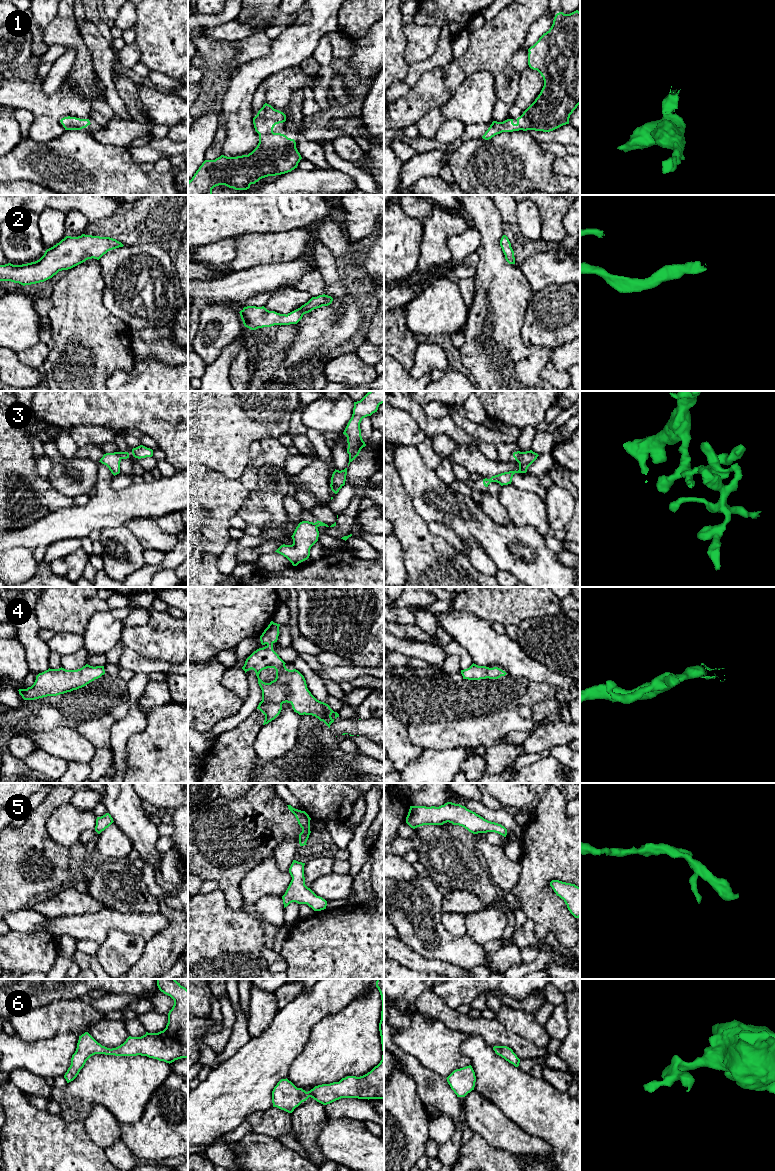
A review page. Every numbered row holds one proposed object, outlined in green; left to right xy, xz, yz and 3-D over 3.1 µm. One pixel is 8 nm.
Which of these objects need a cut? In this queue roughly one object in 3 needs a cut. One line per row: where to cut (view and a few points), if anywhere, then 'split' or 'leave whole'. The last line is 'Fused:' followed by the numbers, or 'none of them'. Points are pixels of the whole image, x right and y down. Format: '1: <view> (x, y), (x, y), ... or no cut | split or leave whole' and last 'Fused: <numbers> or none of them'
1: no cut | leave whole
2: no cut | leave whole
3: xy (118, 452), (121, 458) | split
4: no cut | leave whole
5: no cut | leave whole
6: no cut | leave whole
Fused: 3

